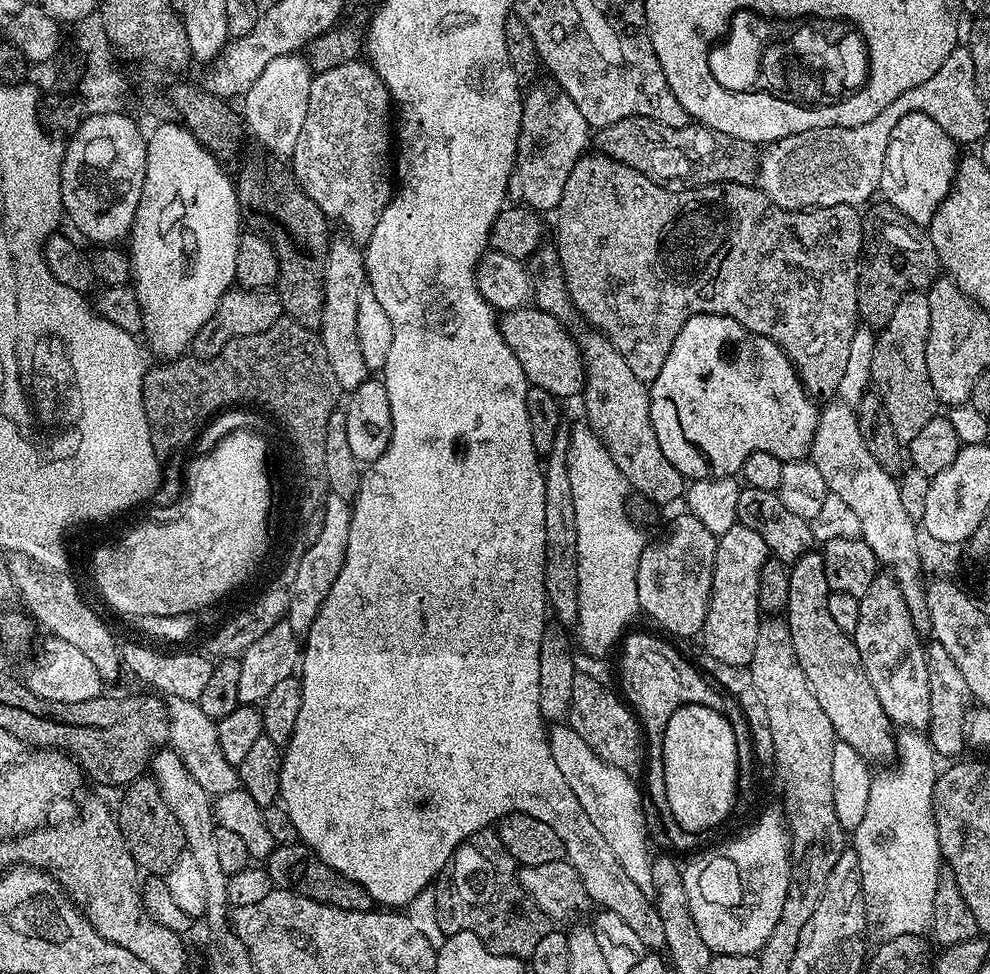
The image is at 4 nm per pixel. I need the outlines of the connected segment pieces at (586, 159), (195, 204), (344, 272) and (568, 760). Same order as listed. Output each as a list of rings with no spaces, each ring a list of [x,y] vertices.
[[[585,154],[578,158],[578,162],[574,162],[574,170],[570,170],[570,178],[566,178],[566,186],[562,189],[562,202],[558,202],[554,219],[556,219],[556,250],[560,254],[558,267],[564,273],[573,309],[577,313],[581,312],[592,323],[589,325],[595,331],[604,333],[611,340],[612,345],[622,354],[622,358],[626,358],[626,366],[630,366],[634,378],[645,382],[658,378],[658,370],[662,370],[670,354],[670,346],[674,346],[674,338],[678,338],[678,330],[682,330],[682,326],[686,326],[690,318],[698,314],[710,314],[734,318],[748,332],[765,336],[775,342],[795,364],[799,378],[804,383],[809,396],[832,398],[839,393],[842,374],[846,374],[846,361],[850,358],[850,342],[854,342],[860,315],[856,301],[856,287],[860,281],[862,267],[864,221],[861,213],[853,205],[839,204],[811,210],[783,208],[751,183],[712,184],[701,188],[686,188],[682,192],[669,192],[650,178],[646,178],[646,174],[620,164],[614,158],[603,154],[597,156]]]
[[[157,123],[156,129],[153,130],[152,136],[147,137],[148,149],[146,150],[146,182],[142,186],[142,198],[138,202],[136,217],[132,223],[130,241],[130,259],[132,261],[132,280],[136,290],[136,297],[142,306],[142,318],[144,319],[143,335],[148,336],[148,344],[152,347],[152,352],[164,362],[171,362],[187,353],[192,347],[192,340],[210,322],[214,310],[218,310],[218,302],[228,293],[229,288],[233,287],[236,279],[236,263],[238,262],[238,242],[242,235],[240,228],[240,219],[242,213],[240,203],[236,197],[236,186],[233,177],[228,177],[224,170],[225,165],[220,163],[208,152],[202,143],[194,138],[194,134],[188,128],[180,123]]]
[[[333,239],[329,243],[328,257],[324,260],[324,309],[318,335],[326,350],[326,358],[330,358],[334,378],[338,378],[341,389],[351,390],[370,376],[370,370],[362,358],[362,346],[356,329],[358,298],[366,290],[366,277],[363,251],[351,239],[343,239]]]
[[[556,722],[551,725],[548,732],[548,745],[550,754],[554,754],[554,763],[557,764],[558,770],[562,770],[567,784],[570,785],[570,790],[574,790],[574,798],[578,798],[578,802],[582,802],[582,810],[586,810],[590,822],[594,822],[594,827],[601,832],[602,838],[606,838],[606,846],[610,846],[614,858],[618,858],[618,866],[622,866],[622,870],[626,870],[626,878],[630,878],[630,882],[634,882],[634,886],[638,886],[638,890],[651,893],[653,891],[652,861],[654,852],[648,849],[648,820],[644,817],[646,800],[641,789],[640,792],[636,789],[636,784],[632,781],[635,779],[622,769],[615,768],[602,758],[598,758],[598,754],[594,754],[594,750],[590,750],[590,746],[586,746],[586,742],[567,722]]]

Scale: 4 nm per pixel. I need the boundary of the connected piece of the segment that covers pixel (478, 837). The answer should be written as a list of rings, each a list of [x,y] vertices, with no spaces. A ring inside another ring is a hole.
[[[489,826],[470,834],[454,850],[448,864],[442,869],[434,881],[436,888],[436,924],[444,931],[445,937],[459,932],[469,932],[483,942],[494,954],[531,958],[534,946],[538,946],[541,938],[546,938],[550,931],[547,914],[538,910],[538,906],[524,893],[524,887],[518,879],[516,859],[502,846],[500,833],[495,827]]]

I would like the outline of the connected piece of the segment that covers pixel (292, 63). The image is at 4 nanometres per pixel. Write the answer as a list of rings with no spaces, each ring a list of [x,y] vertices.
[[[303,55],[274,58],[242,98],[242,115],[247,131],[256,135],[257,142],[268,151],[265,153],[276,158],[291,158],[294,154],[294,146],[298,146],[302,134],[302,122],[306,122],[306,106],[310,106],[313,75]]]

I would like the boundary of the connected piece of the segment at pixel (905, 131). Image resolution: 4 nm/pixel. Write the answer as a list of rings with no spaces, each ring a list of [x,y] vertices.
[[[911,112],[894,126],[890,142],[886,146],[886,162],[882,170],[879,191],[883,199],[893,204],[906,218],[915,224],[926,226],[949,192],[956,178],[958,163],[957,141],[942,126],[921,112]]]

